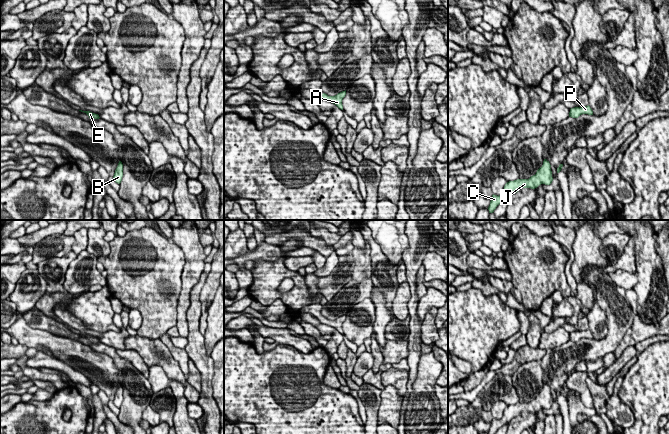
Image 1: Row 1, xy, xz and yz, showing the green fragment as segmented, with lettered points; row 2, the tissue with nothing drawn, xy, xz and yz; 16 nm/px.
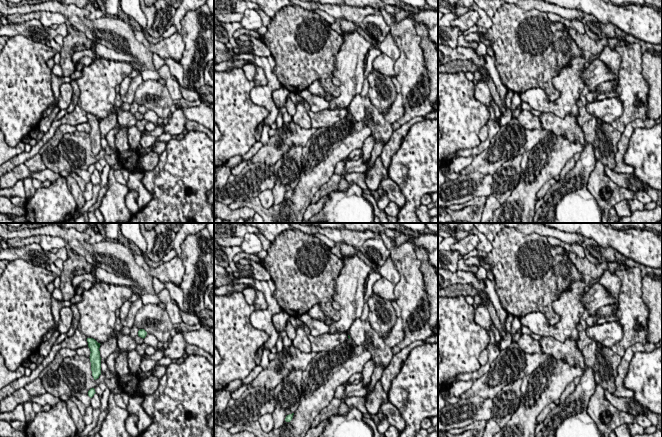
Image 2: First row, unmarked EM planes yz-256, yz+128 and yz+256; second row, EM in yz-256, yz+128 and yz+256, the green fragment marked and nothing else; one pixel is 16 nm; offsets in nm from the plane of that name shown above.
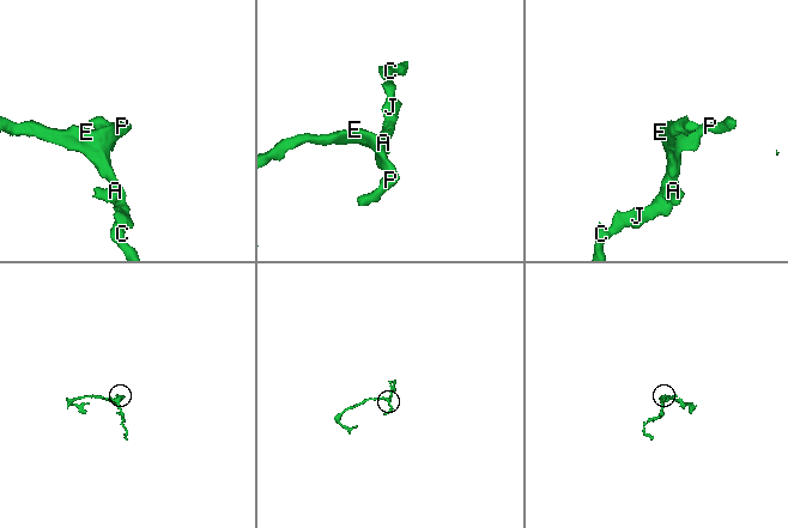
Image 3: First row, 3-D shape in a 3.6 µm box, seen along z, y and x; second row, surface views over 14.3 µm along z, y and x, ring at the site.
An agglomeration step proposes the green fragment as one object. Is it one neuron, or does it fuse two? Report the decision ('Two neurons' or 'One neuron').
One neuron

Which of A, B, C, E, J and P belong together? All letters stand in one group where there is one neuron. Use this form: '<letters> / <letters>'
A B C E J P

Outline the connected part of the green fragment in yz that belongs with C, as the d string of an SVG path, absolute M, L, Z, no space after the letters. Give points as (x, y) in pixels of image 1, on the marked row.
M544 159L543 165L537 170L536 174L529 179L517 179L509 181L505 184L503 193L499 196L492 195L489 213L493 213L496 207L503 201L509 199L514 193L517 193L521 188L535 189L541 184L550 185L553 181L551 165L547 159Z

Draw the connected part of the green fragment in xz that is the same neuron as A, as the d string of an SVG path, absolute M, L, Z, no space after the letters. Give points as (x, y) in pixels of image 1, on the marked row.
M346 90L338 93L335 96L328 96L327 94L323 93L320 98L322 100L329 101L333 104L335 104L339 109L343 110L342 100L346 95Z

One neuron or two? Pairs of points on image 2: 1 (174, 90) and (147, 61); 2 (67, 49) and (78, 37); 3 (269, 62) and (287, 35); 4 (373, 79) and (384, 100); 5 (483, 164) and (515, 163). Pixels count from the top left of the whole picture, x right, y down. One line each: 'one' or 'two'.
1: two
2: one
3: two
4: one
5: two

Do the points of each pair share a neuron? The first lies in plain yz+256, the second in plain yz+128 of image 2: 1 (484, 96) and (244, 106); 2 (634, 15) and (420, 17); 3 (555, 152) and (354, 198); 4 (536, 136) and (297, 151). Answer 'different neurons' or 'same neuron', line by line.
1: different neurons
2: same neuron
3: different neurons
4: different neurons

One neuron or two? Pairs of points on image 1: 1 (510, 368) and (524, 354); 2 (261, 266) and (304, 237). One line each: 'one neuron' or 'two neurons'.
1: one neuron
2: two neurons

